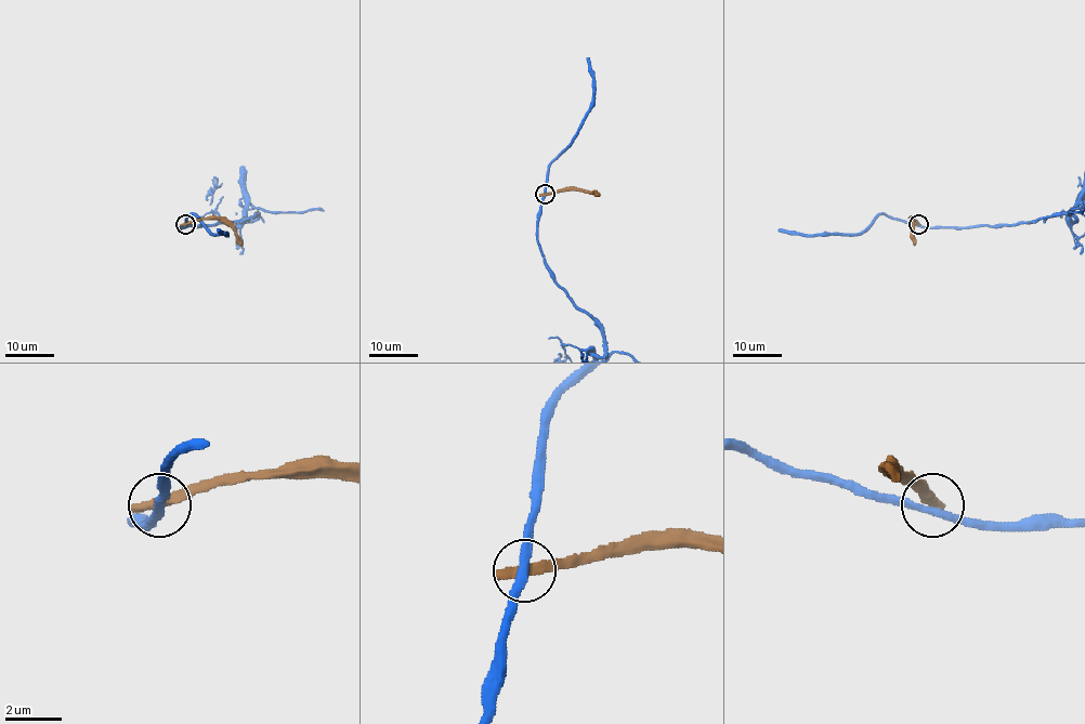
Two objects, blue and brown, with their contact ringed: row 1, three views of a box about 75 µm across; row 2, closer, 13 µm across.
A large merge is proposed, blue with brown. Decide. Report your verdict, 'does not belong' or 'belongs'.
does not belong

